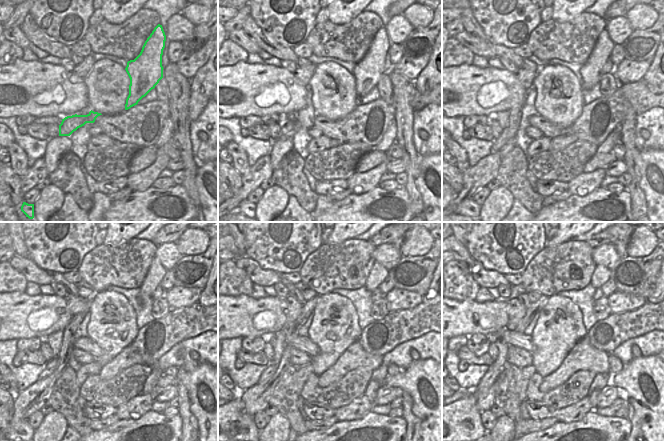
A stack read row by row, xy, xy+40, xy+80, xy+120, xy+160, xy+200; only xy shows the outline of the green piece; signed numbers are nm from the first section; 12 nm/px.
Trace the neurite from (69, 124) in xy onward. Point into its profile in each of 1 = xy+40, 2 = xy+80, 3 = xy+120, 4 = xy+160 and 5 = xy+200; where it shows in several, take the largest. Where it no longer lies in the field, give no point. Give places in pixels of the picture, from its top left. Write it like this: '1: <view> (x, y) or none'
1: xy+40 (290, 126)
2: xy+80 (505, 137)
3: xy+120 (50, 367)
4: xy+160 (271, 369)
5: xy+200 (462, 423)

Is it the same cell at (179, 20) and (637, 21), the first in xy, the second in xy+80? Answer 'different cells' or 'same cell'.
different cells

